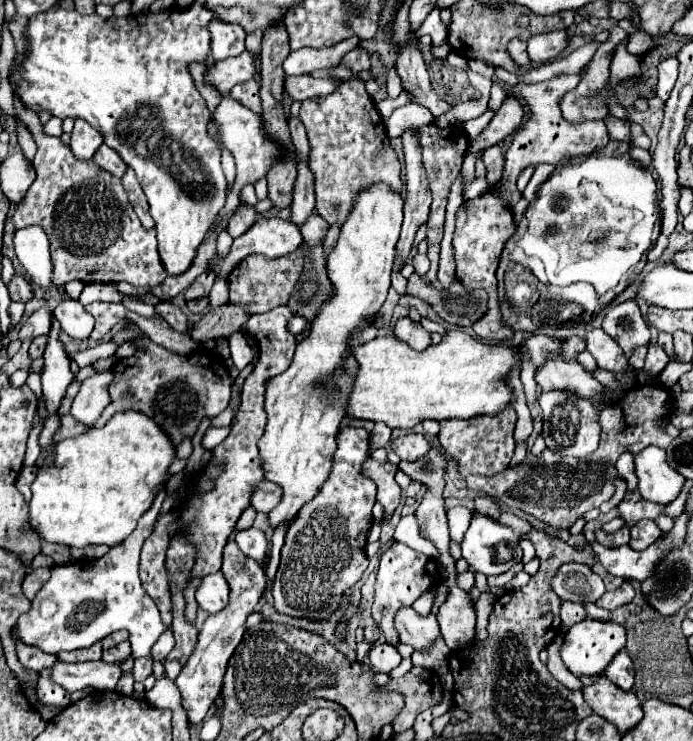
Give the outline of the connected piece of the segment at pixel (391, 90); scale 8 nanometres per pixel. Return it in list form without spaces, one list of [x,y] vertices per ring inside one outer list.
[[[395,67],[389,69],[389,73],[387,73],[387,93],[389,93],[389,97],[397,97],[401,93],[401,81],[399,81]]]

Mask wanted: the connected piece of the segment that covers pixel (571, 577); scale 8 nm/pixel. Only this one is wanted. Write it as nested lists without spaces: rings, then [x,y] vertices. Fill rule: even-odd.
[[[565,563],[553,579],[553,591],[563,601],[583,603],[597,601],[605,593],[601,575],[597,575],[589,565]]]

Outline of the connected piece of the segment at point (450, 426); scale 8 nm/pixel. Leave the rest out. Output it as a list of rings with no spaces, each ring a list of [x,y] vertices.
[[[507,407],[501,411],[501,415],[479,415],[471,419],[447,419],[441,421],[441,431],[439,431],[439,441],[449,459],[453,459],[459,467],[461,477],[465,479],[467,475],[497,475],[499,471],[509,467],[509,461],[515,451],[515,441],[513,441],[513,431],[517,423],[517,413],[513,407]]]

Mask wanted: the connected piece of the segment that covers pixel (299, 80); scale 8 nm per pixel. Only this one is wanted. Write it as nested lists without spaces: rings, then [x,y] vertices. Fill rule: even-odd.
[[[299,75],[299,77],[285,77],[285,93],[297,101],[305,101],[311,97],[321,97],[333,91],[333,81],[329,77],[315,79],[311,75]]]

